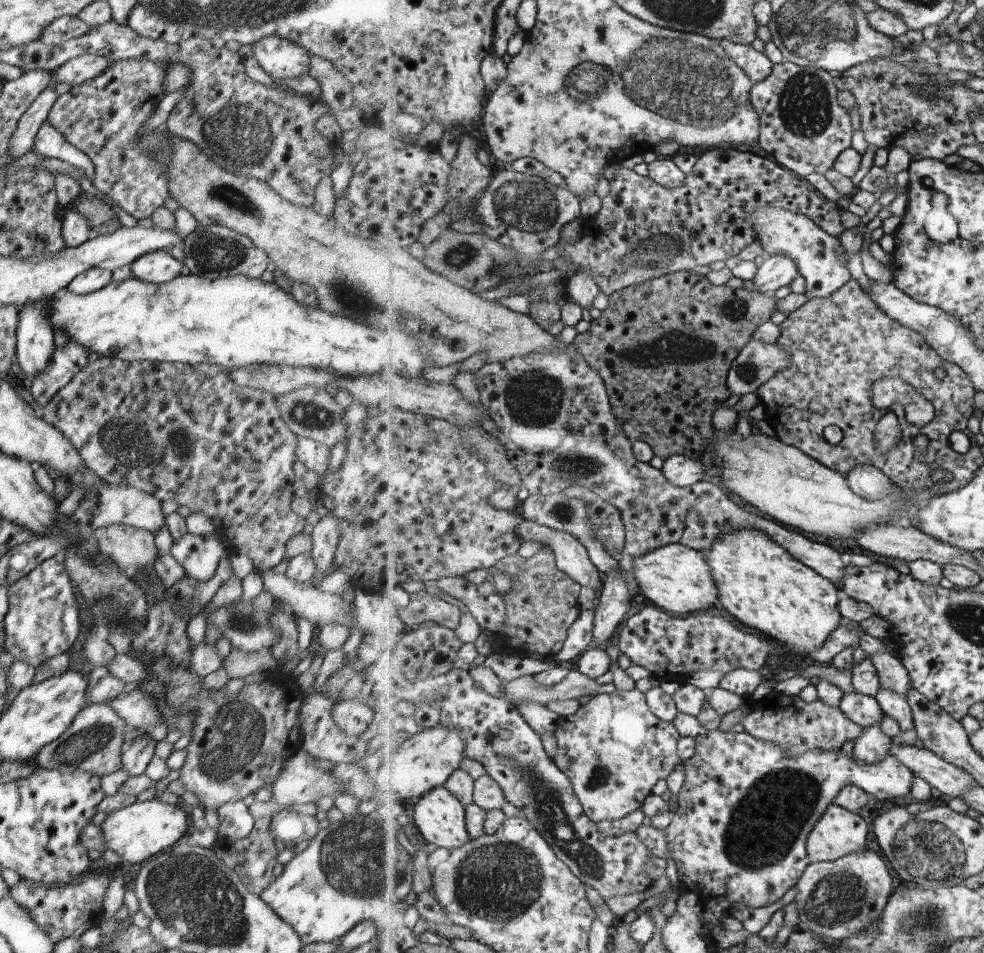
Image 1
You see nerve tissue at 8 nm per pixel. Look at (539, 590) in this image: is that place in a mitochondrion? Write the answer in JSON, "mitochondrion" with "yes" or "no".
{"mitochondrion":"no"}

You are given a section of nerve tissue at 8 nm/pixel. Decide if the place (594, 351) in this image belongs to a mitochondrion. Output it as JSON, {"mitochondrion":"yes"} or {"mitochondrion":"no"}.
{"mitochondrion":"no"}

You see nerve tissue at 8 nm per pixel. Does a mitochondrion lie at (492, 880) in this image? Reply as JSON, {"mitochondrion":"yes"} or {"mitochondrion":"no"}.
{"mitochondrion":"yes"}

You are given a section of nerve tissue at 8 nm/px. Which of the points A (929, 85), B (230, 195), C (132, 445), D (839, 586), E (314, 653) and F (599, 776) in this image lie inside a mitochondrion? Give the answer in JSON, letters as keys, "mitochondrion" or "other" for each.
{"A":"mitochondrion","B":"mitochondrion","C":"mitochondrion","D":"other","E":"other","F":"mitochondrion"}

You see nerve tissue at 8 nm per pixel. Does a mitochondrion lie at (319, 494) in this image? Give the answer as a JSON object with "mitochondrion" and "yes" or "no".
{"mitochondrion":"no"}

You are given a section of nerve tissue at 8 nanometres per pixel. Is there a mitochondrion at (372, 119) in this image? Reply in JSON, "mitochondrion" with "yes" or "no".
{"mitochondrion":"no"}

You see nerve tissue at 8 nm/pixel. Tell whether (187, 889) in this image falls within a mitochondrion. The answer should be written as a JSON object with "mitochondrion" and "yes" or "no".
{"mitochondrion":"yes"}

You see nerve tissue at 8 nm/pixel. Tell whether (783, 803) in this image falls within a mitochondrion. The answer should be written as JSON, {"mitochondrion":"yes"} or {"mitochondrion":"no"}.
{"mitochondrion":"yes"}

